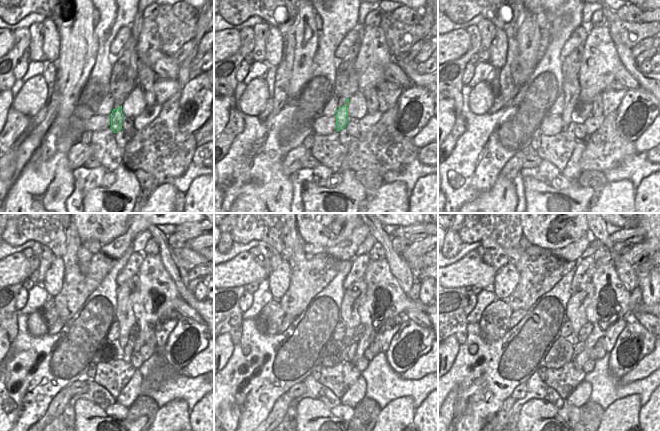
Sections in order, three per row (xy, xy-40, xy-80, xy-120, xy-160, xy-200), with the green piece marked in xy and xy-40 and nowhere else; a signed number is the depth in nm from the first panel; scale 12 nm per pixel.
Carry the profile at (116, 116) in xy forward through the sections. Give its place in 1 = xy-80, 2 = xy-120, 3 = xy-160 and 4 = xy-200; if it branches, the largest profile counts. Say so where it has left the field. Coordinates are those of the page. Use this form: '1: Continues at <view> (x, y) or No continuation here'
1: Continues at xy-80 (573, 89)
2: Continues at xy-120 (125, 298)
3: Continues at xy-160 (353, 297)
4: Continues at xy-200 (576, 307)

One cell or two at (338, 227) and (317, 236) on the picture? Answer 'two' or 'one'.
one

